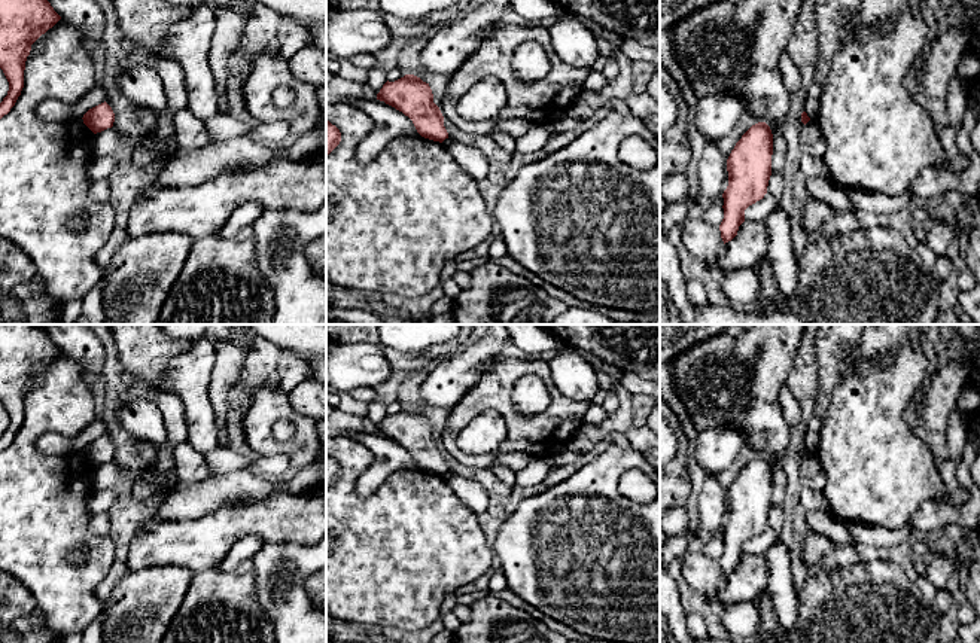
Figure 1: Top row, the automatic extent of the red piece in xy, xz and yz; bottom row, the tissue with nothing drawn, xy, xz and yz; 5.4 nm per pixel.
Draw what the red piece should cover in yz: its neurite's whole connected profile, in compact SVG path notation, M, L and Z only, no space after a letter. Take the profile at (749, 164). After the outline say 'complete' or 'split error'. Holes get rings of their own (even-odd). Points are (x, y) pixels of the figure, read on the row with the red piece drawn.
M766 122L752 125L727 159L728 186L722 193L721 238L731 241L745 222L745 210L763 199L771 176L773 134Z | complete

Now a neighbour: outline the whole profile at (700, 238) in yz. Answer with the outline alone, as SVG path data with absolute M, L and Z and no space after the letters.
M688 217L682 225L681 237L690 255L704 263L715 262L725 246L719 228L703 217Z

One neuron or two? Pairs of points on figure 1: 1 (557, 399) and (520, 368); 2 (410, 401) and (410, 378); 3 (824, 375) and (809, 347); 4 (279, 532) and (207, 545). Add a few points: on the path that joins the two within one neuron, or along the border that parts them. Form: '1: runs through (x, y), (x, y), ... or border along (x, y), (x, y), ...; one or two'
1: runs through (551, 387), (532, 368); one
2: runs through (410, 395), (410, 384); one
3: border along (815, 340), (816, 378); two
4: runs through (261, 526), (225, 527); one

